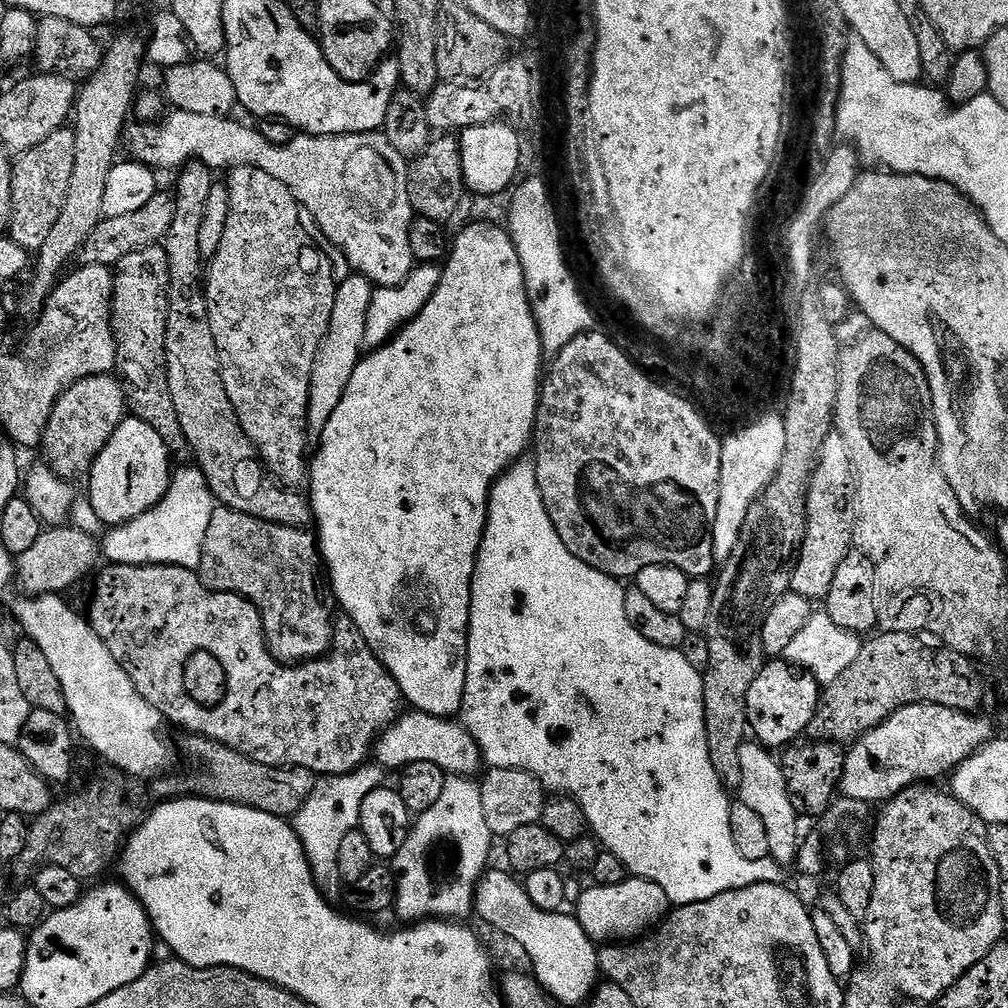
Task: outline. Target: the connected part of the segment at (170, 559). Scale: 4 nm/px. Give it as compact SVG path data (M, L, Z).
M195 466L177 467L168 481L166 494L155 507L146 514L132 520L128 524L112 526L102 536L102 556L108 564L125 564L126 566L146 566L161 564L178 568L199 569L202 562L202 550L206 546L206 530L210 530L210 518L214 518L214 510L218 501L213 496L202 470Z

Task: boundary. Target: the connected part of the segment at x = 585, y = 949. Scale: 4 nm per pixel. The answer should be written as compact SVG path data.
M485 871L476 889L475 915L480 915L502 935L509 936L528 955L536 980L557 1005L587 1005L602 976L600 948L596 941L590 939L586 930L582 930L575 915L564 916L563 911L546 912L534 906L527 887L521 881L519 884L515 875L505 872Z

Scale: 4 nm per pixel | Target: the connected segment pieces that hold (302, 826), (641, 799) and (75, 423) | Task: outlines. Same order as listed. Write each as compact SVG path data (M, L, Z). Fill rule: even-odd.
M366 764L346 775L323 777L317 781L310 798L293 817L293 828L302 842L303 849L306 850L319 892L331 904L342 896L343 880L338 865L342 841L359 827L362 804L366 796L374 789L383 787L387 783L386 776L387 771L379 765Z
M518 462L514 464L508 472L495 481L492 487L492 497L488 500L488 525L484 527L484 541L480 543L480 557L476 559L476 573L472 579L470 622L468 623L468 673L466 674L462 723L478 742L480 753L484 755L484 764L488 768L513 768L514 770L528 772L535 780L540 781L540 785L549 793L563 794L565 797L577 800L586 814L591 835L599 840L607 851L613 852L618 858L622 858L622 862L628 867L628 871L633 877L649 880L658 886L662 886L662 890L666 890L666 898L669 905L679 906L681 904L693 904L694 902L706 902L710 898L714 898L718 894L726 894L730 890L742 890L746 886L754 886L755 884L781 883L785 879L783 876L786 876L786 872L775 860L771 858L767 860L747 860L742 858L742 854L738 854L738 846L734 846L734 834L730 834L730 810L732 809L733 801L731 799L728 800L728 796L730 796L729 789L725 788L724 783L718 778L718 770L714 768L714 762L710 758L706 718L704 717L704 677L702 673L694 670L694 666L690 666L690 662L686 662L683 651L675 648L654 646L654 642L642 638L642 634L638 634L638 630L634 630L634 626L630 626L630 618L626 618L625 585L620 585L623 583L617 577L607 576L604 572L599 572L590 566L586 566L586 562L582 562L577 556L570 554L570 550L566 550L566 542L562 542L562 538L558 538L558 530L554 530L554 522L550 522L550 514L546 510L546 502L542 502L535 463L524 463Z
M112 374L91 376L64 392L54 406L42 445L52 471L69 482L75 481L75 476L83 477L96 461L96 455L110 442L114 430L126 419L128 411L123 383Z

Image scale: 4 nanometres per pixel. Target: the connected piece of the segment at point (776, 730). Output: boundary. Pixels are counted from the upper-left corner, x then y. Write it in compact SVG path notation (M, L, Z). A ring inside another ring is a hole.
M768 662L754 678L748 695L748 726L755 743L769 750L784 750L813 727L822 704L822 688L816 679L787 662ZM797 739L797 740L796 740ZM792 740L792 741L791 741Z

